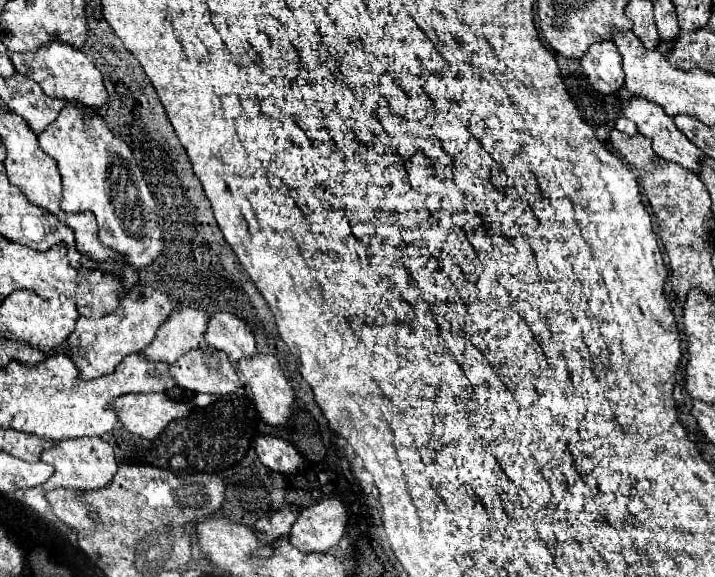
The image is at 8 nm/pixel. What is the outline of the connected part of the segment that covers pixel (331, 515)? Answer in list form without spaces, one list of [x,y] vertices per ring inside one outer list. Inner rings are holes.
[[[323,499],[299,511],[289,531],[289,541],[301,553],[325,553],[339,545],[347,523],[347,507],[339,499]]]

